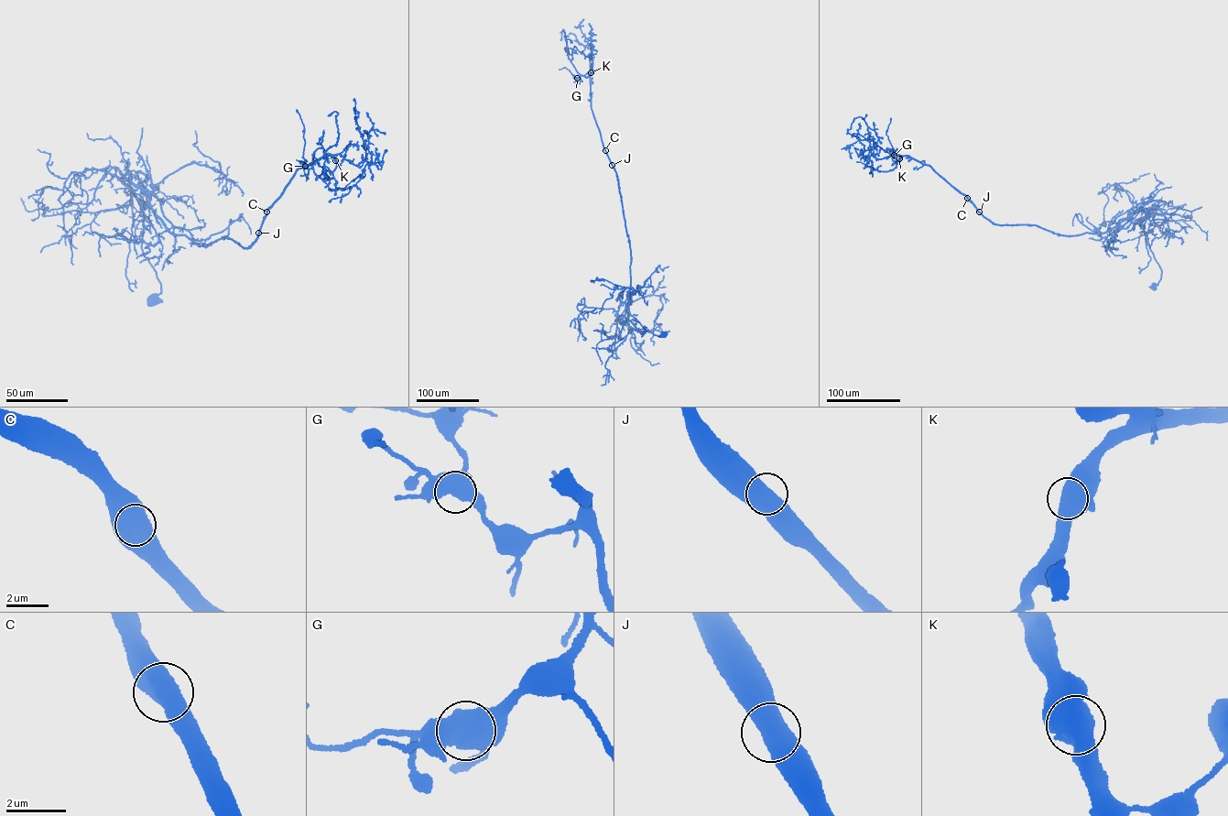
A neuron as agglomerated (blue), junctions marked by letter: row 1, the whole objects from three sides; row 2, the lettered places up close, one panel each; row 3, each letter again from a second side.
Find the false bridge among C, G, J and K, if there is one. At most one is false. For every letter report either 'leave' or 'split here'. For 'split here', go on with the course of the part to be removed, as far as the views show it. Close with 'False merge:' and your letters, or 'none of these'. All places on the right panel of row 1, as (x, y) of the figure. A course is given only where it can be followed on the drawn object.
C: leave
G: leave
J: leave
K: leave
False merge: none of these

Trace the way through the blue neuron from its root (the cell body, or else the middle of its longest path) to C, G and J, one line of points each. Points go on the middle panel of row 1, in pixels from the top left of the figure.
C: (664, 335), (659, 336), (647, 331), (630, 312), (629, 241), (616, 173), (605, 150)
G: (664, 335), (647, 331), (630, 312), (631, 250), (618, 182), (591, 107), (592, 72), (577, 78)
J: (664, 335), (658, 336), (646, 330), (629, 310), (631, 250), (618, 182), (612, 165)

